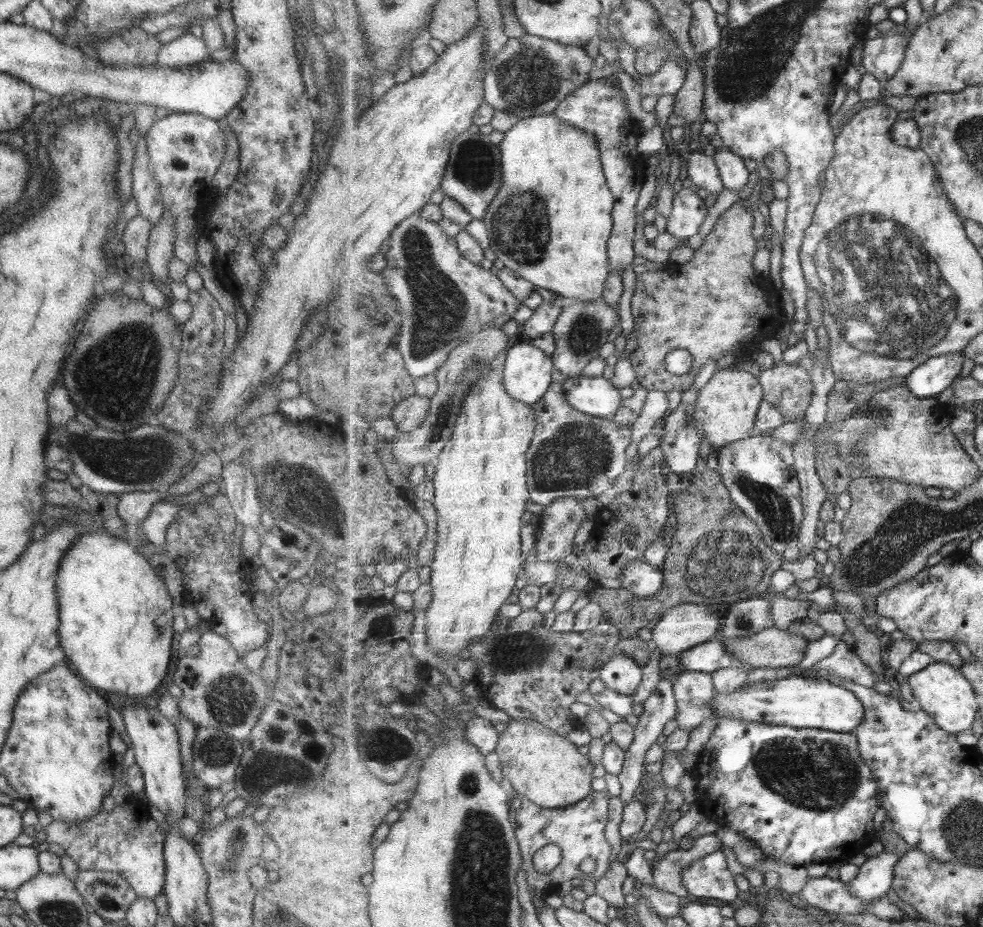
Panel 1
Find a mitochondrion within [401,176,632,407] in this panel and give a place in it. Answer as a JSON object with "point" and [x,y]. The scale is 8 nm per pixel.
{"point":[523,225]}

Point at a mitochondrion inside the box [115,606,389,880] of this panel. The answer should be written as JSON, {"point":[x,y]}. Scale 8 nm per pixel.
{"point":[231,696]}

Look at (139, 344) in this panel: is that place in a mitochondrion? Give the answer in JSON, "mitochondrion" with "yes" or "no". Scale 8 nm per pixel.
{"mitochondrion":"yes"}

